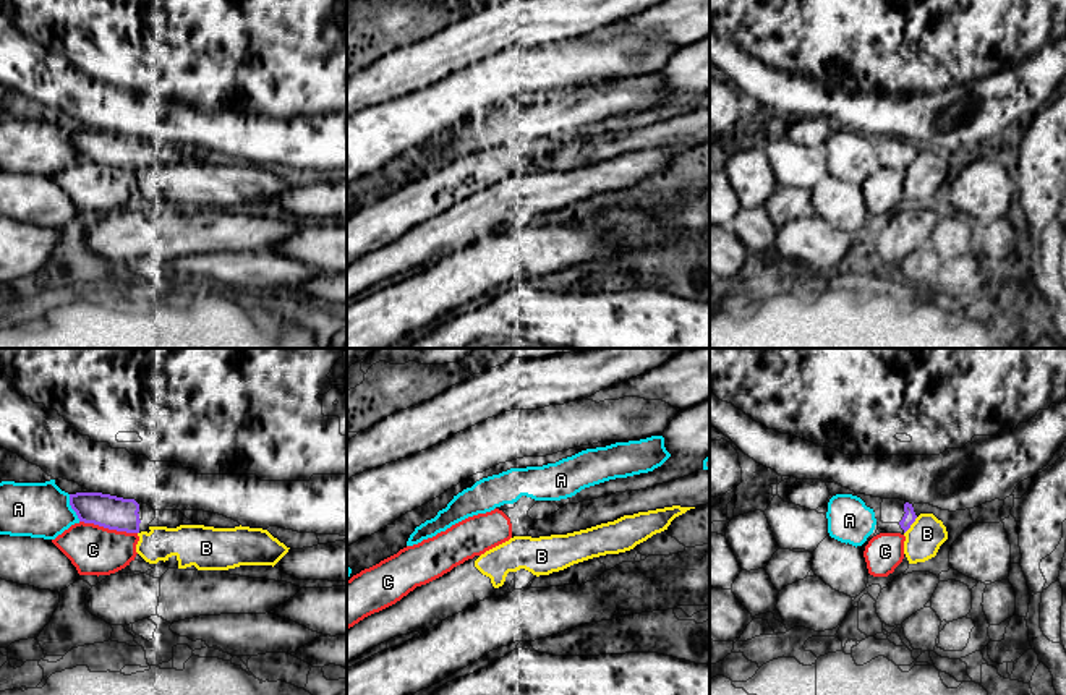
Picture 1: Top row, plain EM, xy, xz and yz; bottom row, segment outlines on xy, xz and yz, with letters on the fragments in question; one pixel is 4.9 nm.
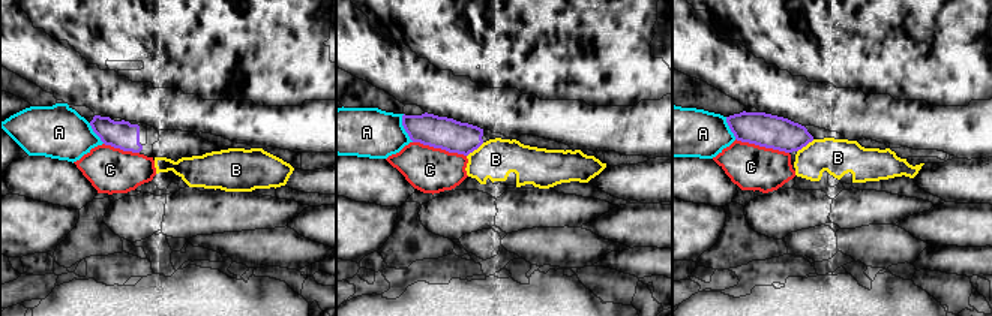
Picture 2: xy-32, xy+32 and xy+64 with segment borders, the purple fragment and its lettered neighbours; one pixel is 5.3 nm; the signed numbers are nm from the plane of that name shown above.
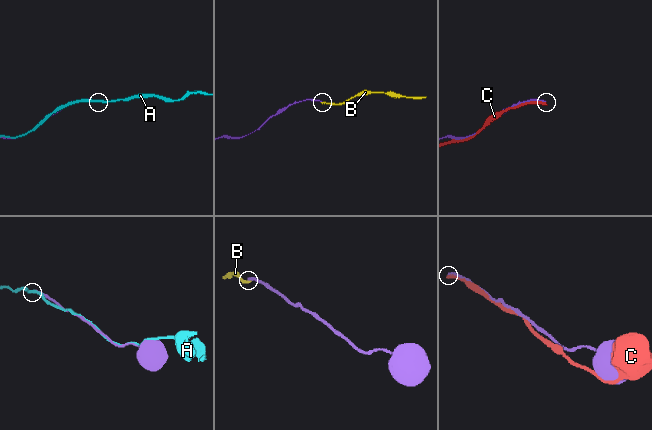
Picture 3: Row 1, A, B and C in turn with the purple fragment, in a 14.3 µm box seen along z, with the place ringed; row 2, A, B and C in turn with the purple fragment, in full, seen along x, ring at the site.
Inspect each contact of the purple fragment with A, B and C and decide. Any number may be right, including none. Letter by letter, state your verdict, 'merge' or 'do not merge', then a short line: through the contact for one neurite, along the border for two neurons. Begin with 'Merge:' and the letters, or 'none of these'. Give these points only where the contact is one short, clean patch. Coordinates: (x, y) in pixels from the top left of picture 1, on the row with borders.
Merge: none of these
A: do not merge
B: do not merge; line yz (917, 517), (904, 533)
C: do not merge

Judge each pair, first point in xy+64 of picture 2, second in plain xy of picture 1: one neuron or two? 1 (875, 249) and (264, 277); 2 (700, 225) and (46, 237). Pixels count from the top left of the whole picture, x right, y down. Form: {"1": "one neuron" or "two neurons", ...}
{"1": "one neuron", "2": "one neuron"}

